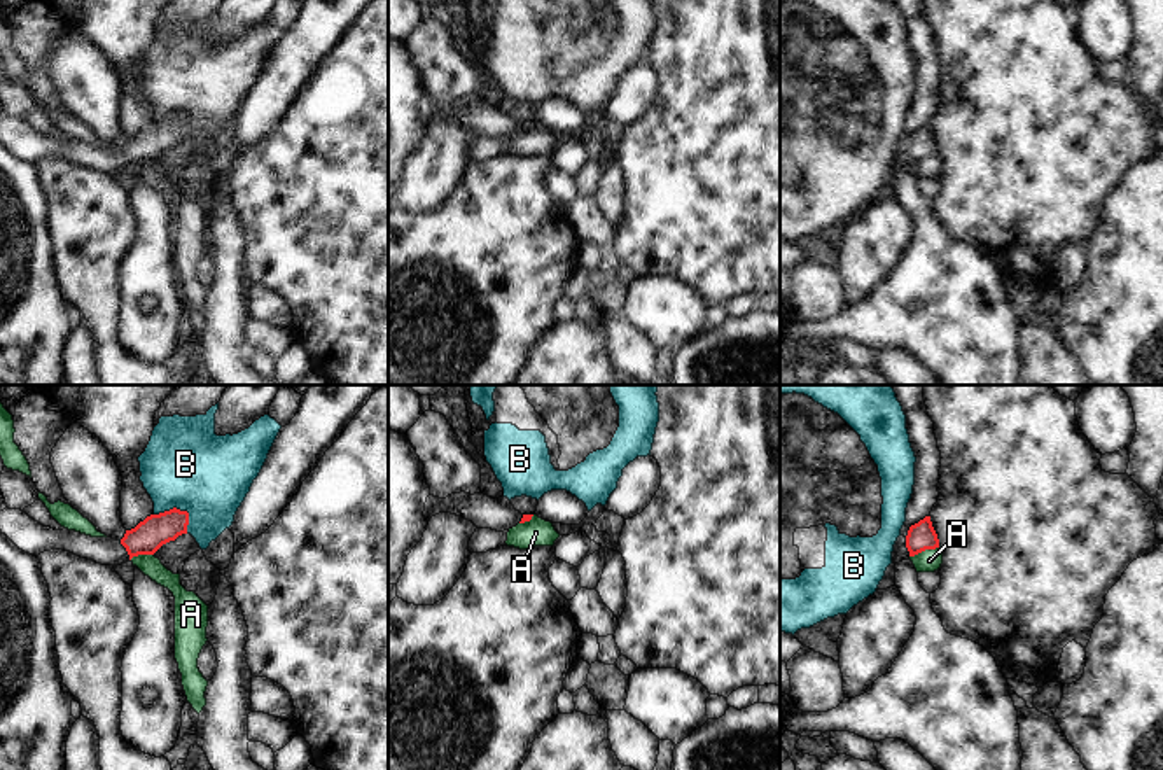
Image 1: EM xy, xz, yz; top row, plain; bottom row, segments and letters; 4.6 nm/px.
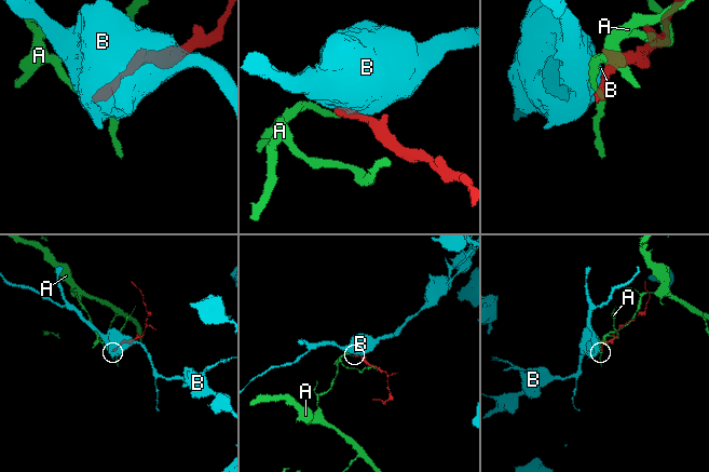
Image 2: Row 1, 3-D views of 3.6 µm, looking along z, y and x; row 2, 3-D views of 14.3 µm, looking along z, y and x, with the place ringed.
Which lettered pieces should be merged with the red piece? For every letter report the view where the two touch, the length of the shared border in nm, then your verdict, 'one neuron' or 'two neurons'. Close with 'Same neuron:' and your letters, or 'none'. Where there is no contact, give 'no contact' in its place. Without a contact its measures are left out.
A: contact in yz; length 140 nm; two neurons
B: contact in xy; length 180 nm; two neurons
Same neuron: none

